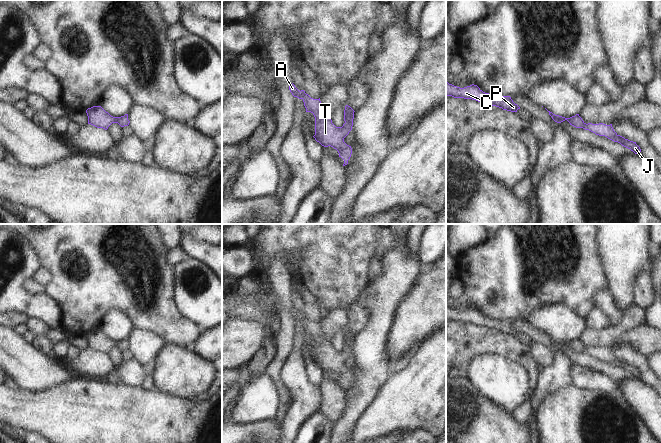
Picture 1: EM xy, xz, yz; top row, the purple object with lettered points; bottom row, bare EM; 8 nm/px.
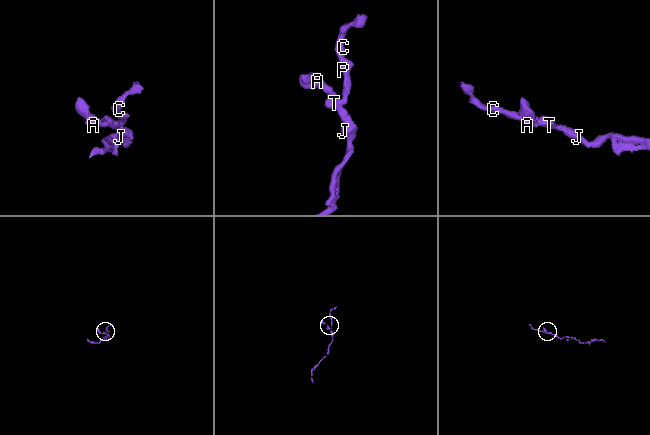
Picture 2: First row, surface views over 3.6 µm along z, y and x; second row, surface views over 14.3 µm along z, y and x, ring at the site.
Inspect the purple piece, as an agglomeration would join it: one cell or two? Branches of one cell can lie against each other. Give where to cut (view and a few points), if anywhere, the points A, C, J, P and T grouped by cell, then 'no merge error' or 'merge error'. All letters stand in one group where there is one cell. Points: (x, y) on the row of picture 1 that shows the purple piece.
cut none; groups A C J P T; no merge error

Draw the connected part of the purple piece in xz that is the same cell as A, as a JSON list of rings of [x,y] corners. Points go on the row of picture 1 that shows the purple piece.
[[[292,83],[289,90],[294,97],[302,99],[306,112],[311,112],[315,117],[315,135],[313,136],[322,146],[331,146],[339,153],[339,157],[344,160],[343,166],[348,164],[352,154],[351,146],[344,142],[344,138],[352,130],[354,110],[346,105],[344,110],[344,121],[342,127],[336,127],[321,104],[320,98],[313,99],[304,90],[299,91]]]

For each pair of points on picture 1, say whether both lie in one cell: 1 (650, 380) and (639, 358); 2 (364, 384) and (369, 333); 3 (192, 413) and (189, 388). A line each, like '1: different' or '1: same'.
1: same
2: same
3: different

